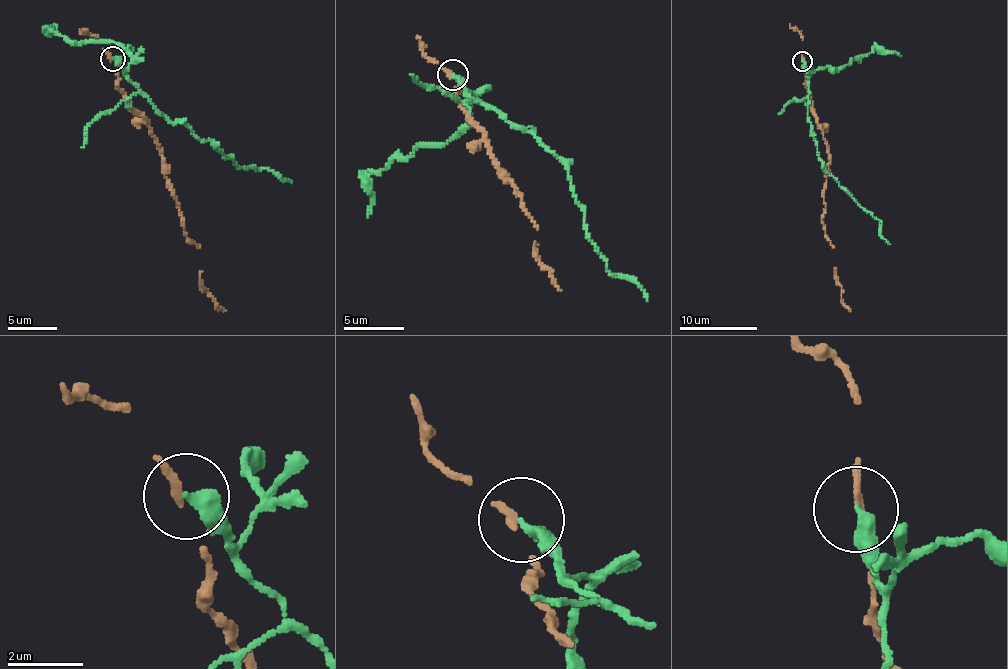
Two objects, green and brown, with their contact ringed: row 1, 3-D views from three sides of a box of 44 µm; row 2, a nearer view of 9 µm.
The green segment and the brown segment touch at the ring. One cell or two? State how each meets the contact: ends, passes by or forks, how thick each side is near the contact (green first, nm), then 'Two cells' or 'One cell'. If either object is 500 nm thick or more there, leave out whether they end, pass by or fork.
At the ring green ends. At the ring brown ends. Thickness 380 nm (green) against 220 nm. Two cells

